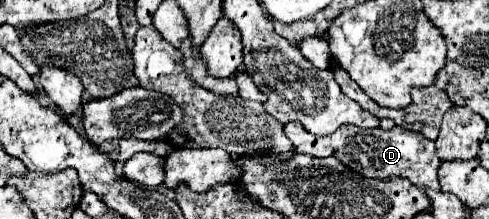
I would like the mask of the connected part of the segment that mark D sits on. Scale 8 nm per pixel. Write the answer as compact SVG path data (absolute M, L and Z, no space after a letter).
M290 121L286 123L286 137L296 145L298 153L308 153L312 157L336 157L342 165L358 171L370 179L388 179L388 177L404 177L416 187L424 189L440 189L436 171L440 167L440 159L436 155L434 141L426 139L422 133L406 131L402 127L394 127L392 131L384 129L358 129L356 125L342 125L342 129L334 131L332 135L320 137L306 133L302 123Z

